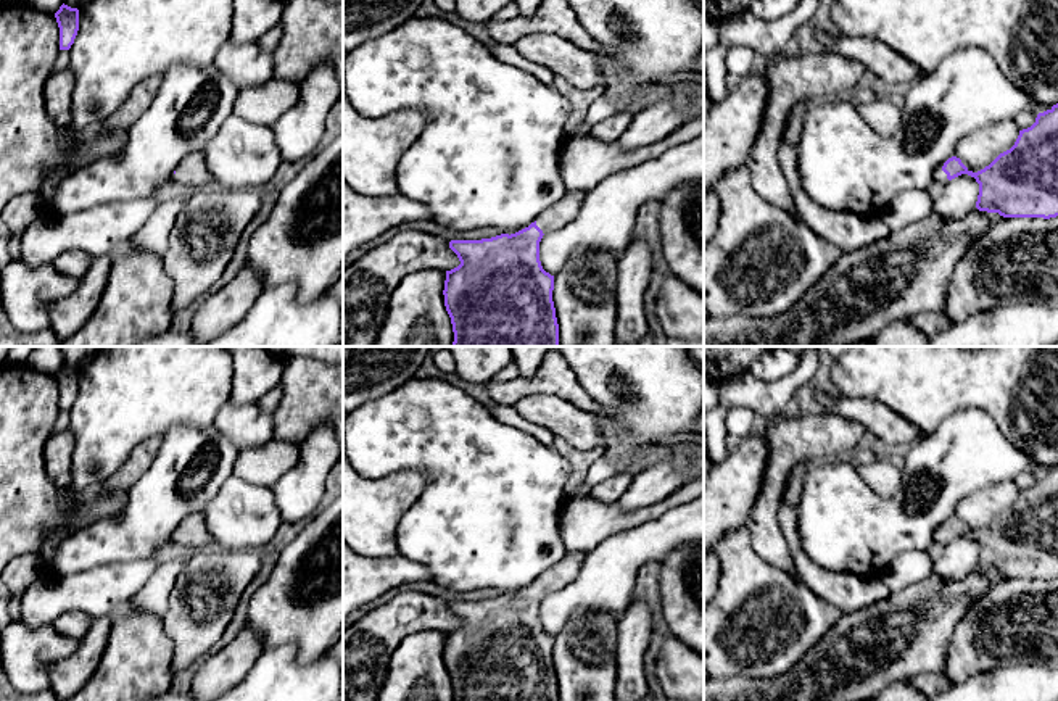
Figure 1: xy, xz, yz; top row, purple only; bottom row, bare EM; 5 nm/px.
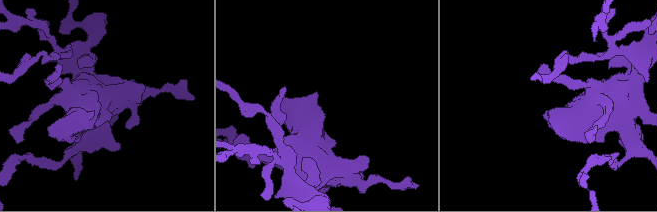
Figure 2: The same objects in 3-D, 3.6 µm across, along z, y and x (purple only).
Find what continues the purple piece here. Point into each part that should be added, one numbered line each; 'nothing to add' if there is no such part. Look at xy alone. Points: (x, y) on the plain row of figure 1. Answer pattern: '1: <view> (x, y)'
nothing to add

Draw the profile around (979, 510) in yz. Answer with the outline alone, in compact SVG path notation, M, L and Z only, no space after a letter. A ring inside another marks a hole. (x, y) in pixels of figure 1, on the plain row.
M1003 480L981 488L963 498L957 506L955 517L977 533L989 527L1000 514L1010 511L1019 496L1019 488L1013 480Z

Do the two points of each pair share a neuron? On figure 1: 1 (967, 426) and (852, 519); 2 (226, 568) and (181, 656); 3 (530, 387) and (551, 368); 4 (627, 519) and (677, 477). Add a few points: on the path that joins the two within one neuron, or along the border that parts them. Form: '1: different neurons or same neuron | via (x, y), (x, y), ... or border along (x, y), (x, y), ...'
1: same neuron | via (950, 468), (950, 484), (928, 518), (894, 521)
2: same neuron | via (206, 590), (192, 634)
3: same neuron | via (535, 384), (546, 373)
4: different neurons | border along (677, 489), (638, 508), (622, 508), (617, 503)

